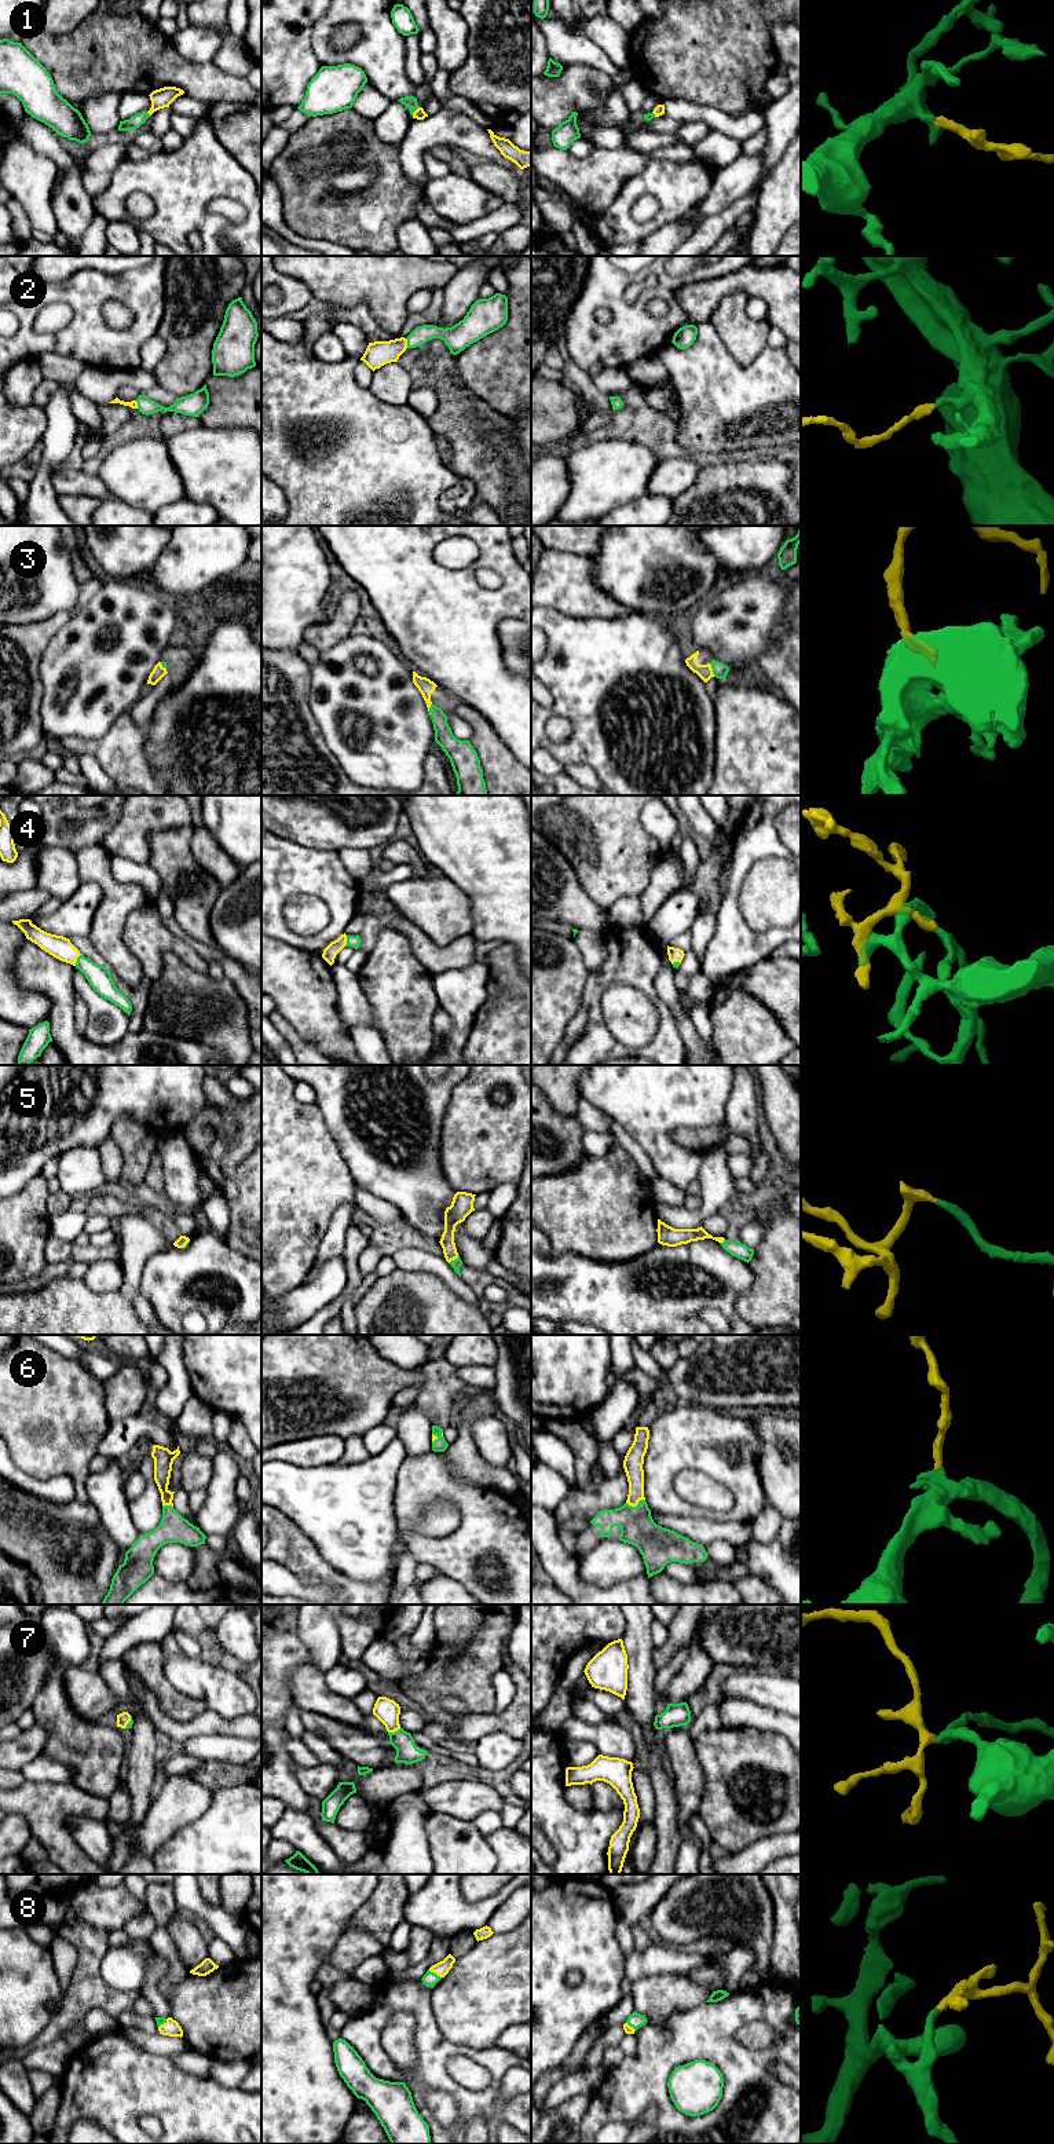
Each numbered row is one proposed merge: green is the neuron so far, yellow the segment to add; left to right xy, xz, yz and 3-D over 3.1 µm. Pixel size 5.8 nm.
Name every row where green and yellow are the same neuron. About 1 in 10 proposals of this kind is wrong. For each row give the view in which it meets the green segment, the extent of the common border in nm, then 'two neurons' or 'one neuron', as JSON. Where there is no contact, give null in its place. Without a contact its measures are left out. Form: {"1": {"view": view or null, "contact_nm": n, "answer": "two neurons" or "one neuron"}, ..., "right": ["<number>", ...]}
{"1": {"view": "xz", "contact_nm": 70, "answer": "one neuron"}, "2": {"view": "xz", "contact_nm": 60, "answer": "one neuron"}, "3": {"view": "yz", "contact_nm": 90, "answer": "one neuron"}, "4": {"view": "xy", "contact_nm": 80, "answer": "one neuron"}, "5": {"view": "xz", "contact_nm": 80, "answer": "one neuron"}, "6": {"view": "yz", "contact_nm": 110, "answer": "one neuron"}, "7": {"view": "xz", "contact_nm": 90, "answer": "one neuron"}, "8": {"view": "xz", "contact_nm": 90, "answer": "one neuron"}, "right": ["1", "2", "3", "4", "5", "6", "7", "8"]}

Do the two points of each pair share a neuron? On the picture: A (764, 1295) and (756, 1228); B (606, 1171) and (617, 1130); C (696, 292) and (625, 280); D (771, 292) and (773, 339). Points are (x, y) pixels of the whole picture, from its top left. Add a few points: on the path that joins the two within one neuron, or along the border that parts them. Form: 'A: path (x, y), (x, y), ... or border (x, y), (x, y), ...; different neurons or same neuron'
A: border (767, 1221), (762, 1229), (762, 1239), (753, 1248); different neurons
B: border (617, 1141), (637, 1166); different neurons
C: border (709, 278), (676, 292), (688, 319); different neurons
D: border (772, 326), (786, 339); different neurons

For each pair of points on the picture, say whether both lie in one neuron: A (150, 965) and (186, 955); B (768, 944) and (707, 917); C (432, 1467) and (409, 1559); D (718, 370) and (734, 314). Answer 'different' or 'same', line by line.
A: same
B: different
C: different
D: different

